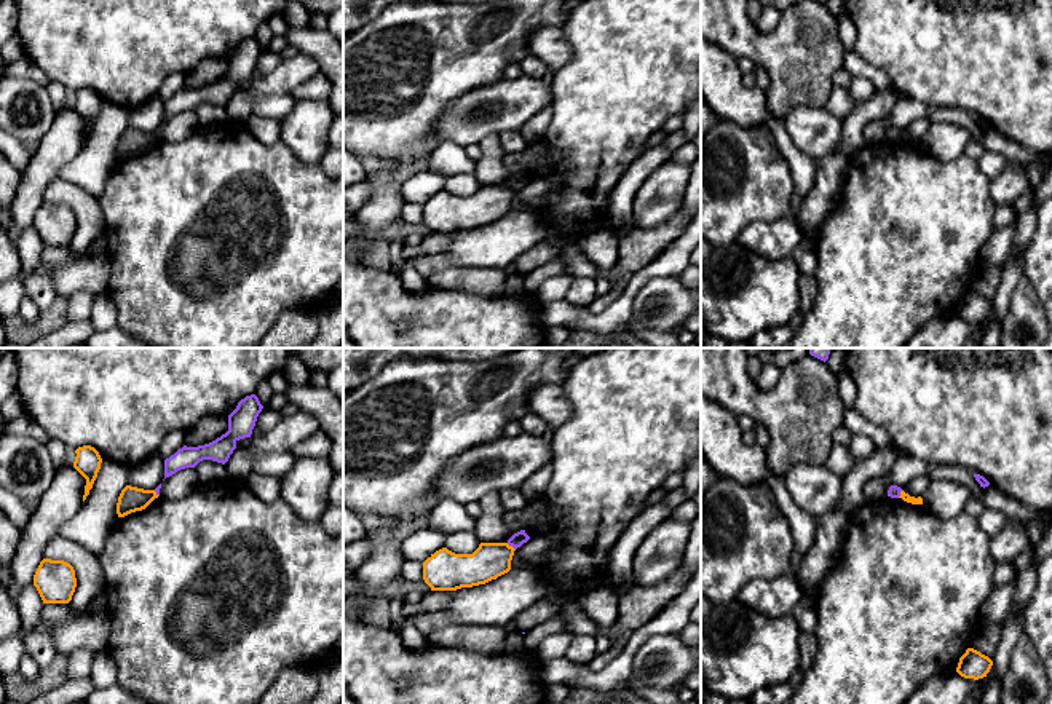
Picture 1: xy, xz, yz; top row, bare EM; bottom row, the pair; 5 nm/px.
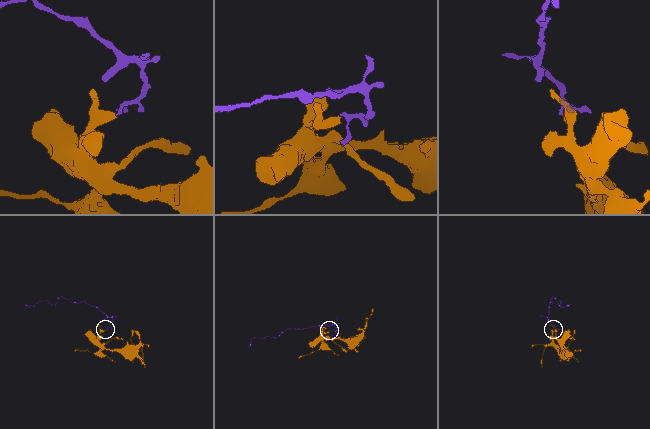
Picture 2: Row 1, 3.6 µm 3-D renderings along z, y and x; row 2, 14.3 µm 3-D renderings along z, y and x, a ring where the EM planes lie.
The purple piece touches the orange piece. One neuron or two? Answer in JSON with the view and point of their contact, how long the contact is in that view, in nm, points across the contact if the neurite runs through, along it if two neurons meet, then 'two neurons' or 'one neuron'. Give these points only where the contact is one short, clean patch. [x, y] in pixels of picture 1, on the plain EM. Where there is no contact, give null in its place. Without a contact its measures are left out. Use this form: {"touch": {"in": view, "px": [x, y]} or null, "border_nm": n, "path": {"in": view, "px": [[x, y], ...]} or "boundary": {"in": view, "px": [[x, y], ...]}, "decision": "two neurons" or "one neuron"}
{"touch": {"in": "xz", "px": [511, 187]}, "border_nm": 60, "boundary": {"in": "xz", "px": [[506, 185], [514, 192]]}, "decision": "two neurons"}

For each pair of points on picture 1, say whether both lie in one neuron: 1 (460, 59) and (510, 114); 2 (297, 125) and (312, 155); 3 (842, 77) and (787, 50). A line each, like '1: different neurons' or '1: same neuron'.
1: different neurons
2: same neuron
3: different neurons

